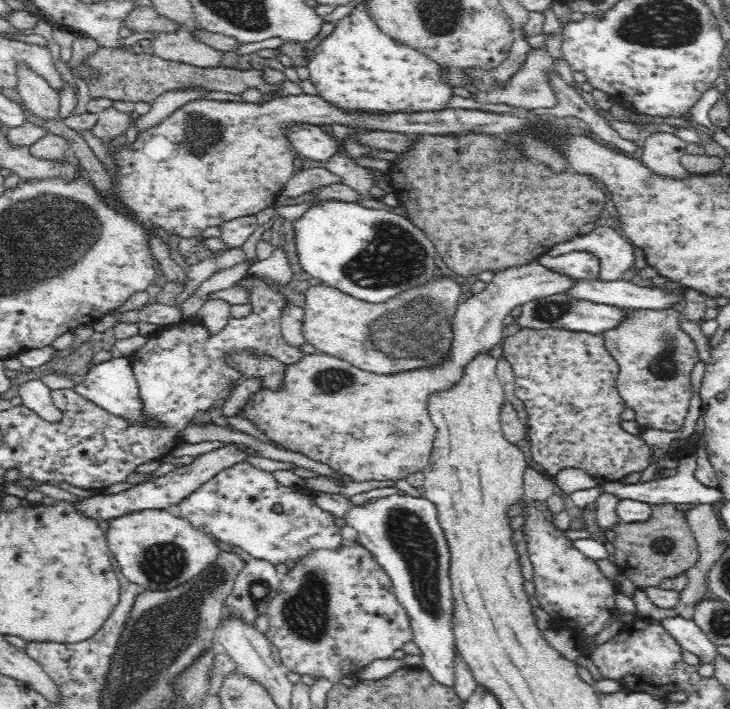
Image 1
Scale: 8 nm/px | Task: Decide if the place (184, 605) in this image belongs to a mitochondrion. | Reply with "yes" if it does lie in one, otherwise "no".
yes

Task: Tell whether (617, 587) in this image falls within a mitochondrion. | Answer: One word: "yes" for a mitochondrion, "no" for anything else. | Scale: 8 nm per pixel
no

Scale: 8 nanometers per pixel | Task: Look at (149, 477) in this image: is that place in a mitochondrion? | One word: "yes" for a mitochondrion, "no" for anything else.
no

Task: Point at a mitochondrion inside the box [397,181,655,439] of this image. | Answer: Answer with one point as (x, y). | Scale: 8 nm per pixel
(453, 357)

